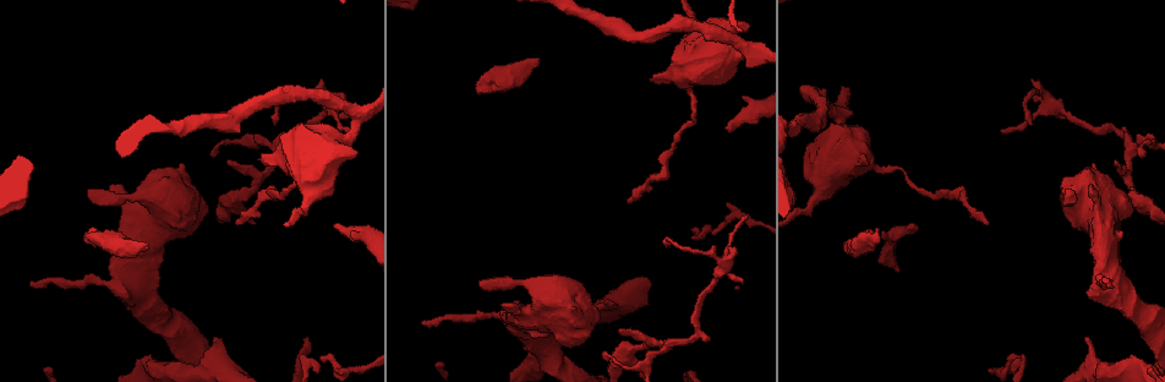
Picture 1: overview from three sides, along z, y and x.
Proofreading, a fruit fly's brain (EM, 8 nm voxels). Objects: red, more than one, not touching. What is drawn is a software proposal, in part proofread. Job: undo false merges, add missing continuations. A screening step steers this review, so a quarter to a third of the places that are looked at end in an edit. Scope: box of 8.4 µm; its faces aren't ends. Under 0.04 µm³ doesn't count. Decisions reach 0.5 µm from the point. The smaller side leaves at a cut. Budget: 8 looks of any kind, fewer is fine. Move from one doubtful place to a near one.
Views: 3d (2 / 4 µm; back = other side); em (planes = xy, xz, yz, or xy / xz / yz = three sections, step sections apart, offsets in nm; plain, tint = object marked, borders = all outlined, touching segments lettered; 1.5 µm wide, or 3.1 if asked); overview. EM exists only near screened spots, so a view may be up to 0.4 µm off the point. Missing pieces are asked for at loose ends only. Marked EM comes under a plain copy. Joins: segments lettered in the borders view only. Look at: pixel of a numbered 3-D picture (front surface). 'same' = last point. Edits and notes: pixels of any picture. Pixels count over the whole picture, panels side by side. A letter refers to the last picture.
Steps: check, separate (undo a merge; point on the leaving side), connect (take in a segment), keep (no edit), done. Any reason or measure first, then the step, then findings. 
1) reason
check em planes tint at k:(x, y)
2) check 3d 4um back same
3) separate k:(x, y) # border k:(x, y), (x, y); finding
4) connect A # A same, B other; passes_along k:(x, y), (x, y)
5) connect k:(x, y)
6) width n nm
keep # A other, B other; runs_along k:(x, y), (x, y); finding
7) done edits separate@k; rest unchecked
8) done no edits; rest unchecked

thick end
check em yz step 4 borders at 1:(146, 243)

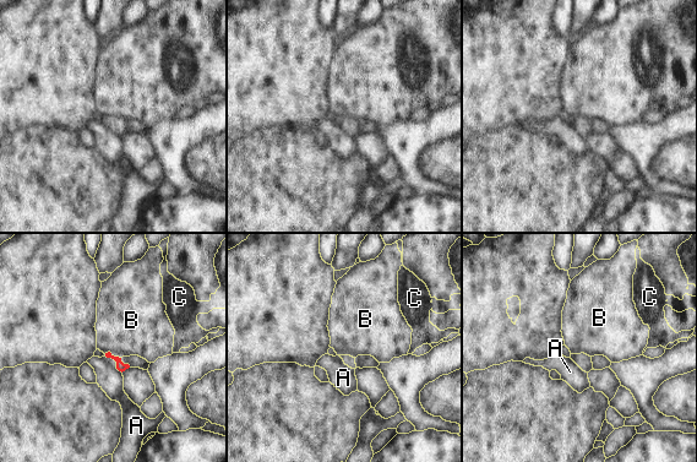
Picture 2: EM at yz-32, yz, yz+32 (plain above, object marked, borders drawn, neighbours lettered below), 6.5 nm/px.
check em planes borders same

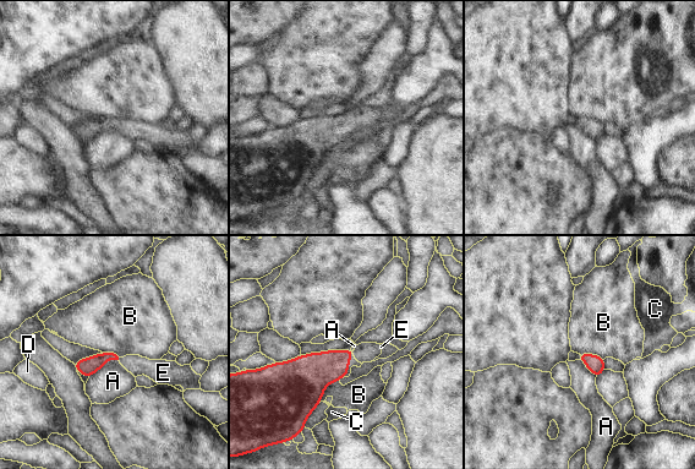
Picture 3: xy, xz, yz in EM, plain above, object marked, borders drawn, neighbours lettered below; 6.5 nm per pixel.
connect E # A other, B other, C other, D other, E same; passes_along 3:(318, 369), (353, 353), (365, 352); it goes on there

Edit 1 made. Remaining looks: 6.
see it whole again
check overview

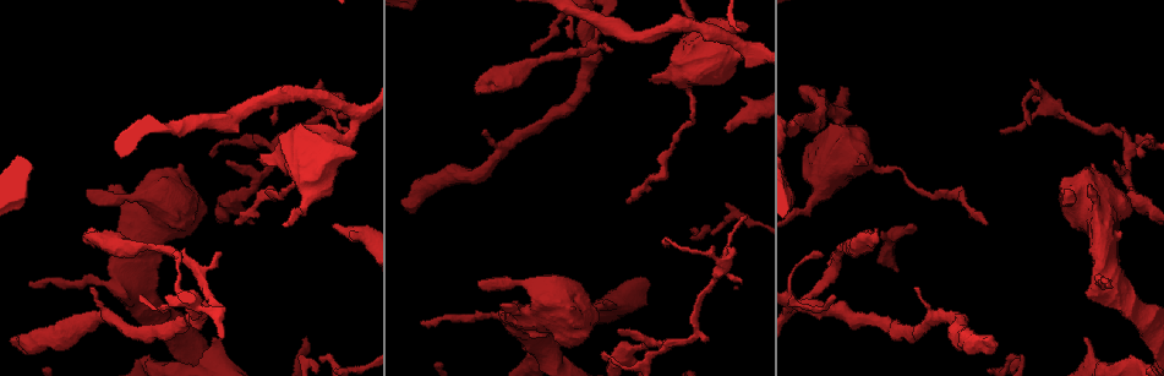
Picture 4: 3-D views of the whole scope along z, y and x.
check 3d 4um at 4:(746, 214)

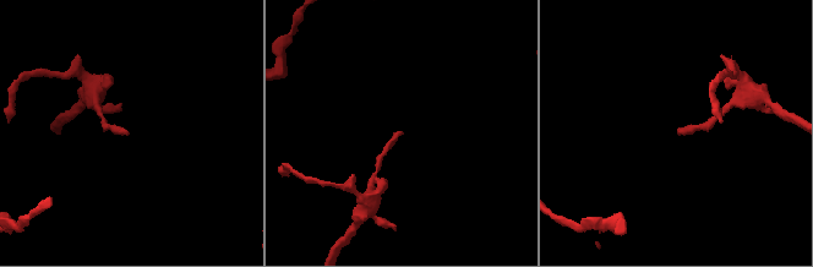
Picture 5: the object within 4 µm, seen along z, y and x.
check em planes borders at 5:(127, 134)

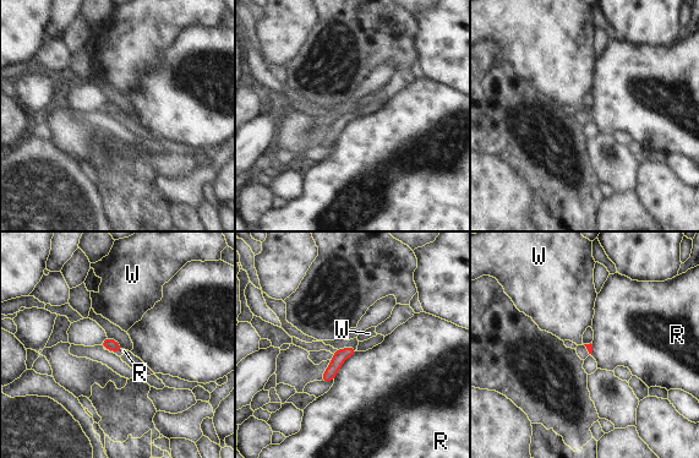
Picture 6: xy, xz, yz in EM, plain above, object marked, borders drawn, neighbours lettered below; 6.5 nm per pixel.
longest_contact R 240 nm
keep # R other, W other; runs_along 6:(353, 350), (349, 350), (325, 379); none of them fits

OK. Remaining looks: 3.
free end
check em yz step 8 borders at 4:(234, 221)

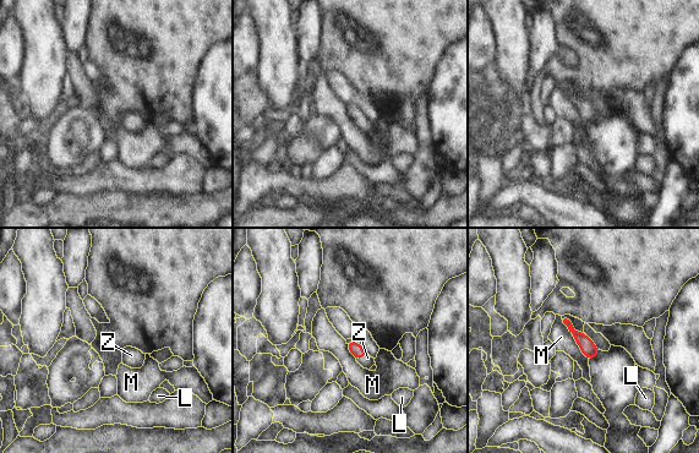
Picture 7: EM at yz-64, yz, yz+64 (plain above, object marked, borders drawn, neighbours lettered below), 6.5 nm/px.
longest_contact M 320 nm
connect Z # L other, M other, Z same; it goes on there

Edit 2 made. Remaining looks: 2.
done edits connect@3, connect@7; rest unchecked

